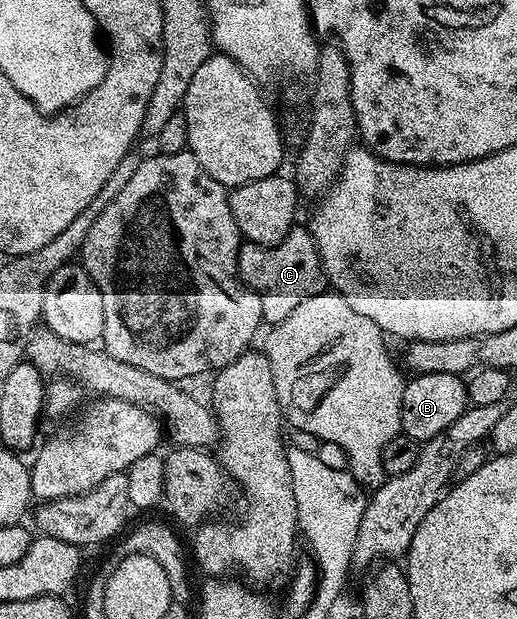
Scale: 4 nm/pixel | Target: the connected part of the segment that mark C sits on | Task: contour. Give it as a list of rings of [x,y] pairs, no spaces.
[[[306,227],[291,229],[279,245],[267,249],[263,245],[239,244],[238,276],[260,299],[263,322],[270,327],[288,319],[304,299],[323,292],[328,285],[322,260],[318,258],[318,248]]]

